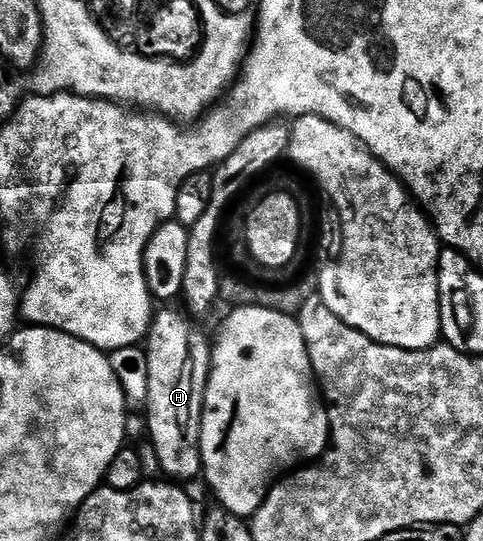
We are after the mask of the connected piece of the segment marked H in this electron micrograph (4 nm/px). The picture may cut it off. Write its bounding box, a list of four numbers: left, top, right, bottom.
[146,310,212,481]

